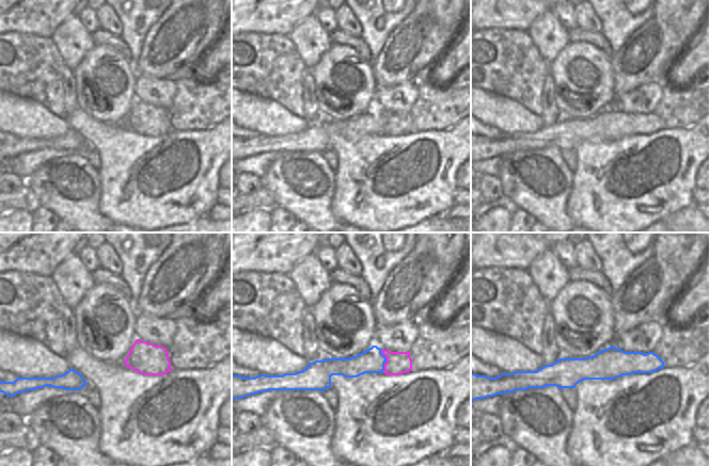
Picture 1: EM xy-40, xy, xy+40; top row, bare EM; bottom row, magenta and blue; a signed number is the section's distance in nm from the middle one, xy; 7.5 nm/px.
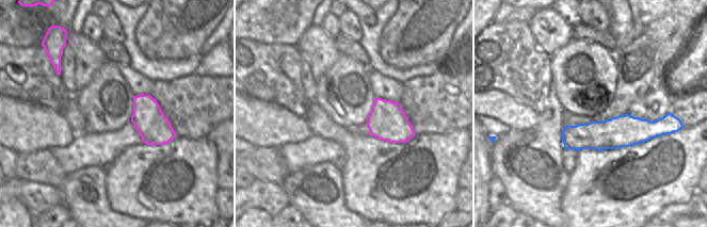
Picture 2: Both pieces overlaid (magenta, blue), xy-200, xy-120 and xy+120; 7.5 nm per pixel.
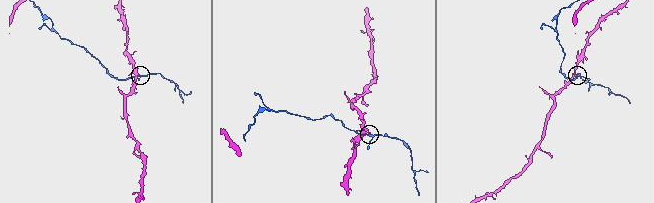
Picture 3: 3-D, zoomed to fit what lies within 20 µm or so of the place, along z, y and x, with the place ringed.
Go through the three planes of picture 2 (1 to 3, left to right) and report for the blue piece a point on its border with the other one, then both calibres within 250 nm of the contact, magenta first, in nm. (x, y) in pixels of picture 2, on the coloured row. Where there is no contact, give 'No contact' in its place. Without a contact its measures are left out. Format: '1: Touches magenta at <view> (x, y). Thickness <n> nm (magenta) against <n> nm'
1: No contact
2: No contact
3: No contact

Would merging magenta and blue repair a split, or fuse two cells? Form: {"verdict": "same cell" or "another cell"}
{"verdict": "another cell"}

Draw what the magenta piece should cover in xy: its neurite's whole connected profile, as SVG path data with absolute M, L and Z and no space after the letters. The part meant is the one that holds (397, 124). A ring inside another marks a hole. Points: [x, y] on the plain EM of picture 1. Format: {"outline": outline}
{"outline": "M382 111L381 114L386 118L383 134L388 136L400 136L412 132L410 113L390 113Z"}

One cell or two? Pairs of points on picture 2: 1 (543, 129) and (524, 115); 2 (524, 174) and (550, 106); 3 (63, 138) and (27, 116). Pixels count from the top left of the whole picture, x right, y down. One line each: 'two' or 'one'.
1: two
2: one
3: one

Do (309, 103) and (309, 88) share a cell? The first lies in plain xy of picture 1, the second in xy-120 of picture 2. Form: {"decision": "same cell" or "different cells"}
{"decision": "same cell"}

